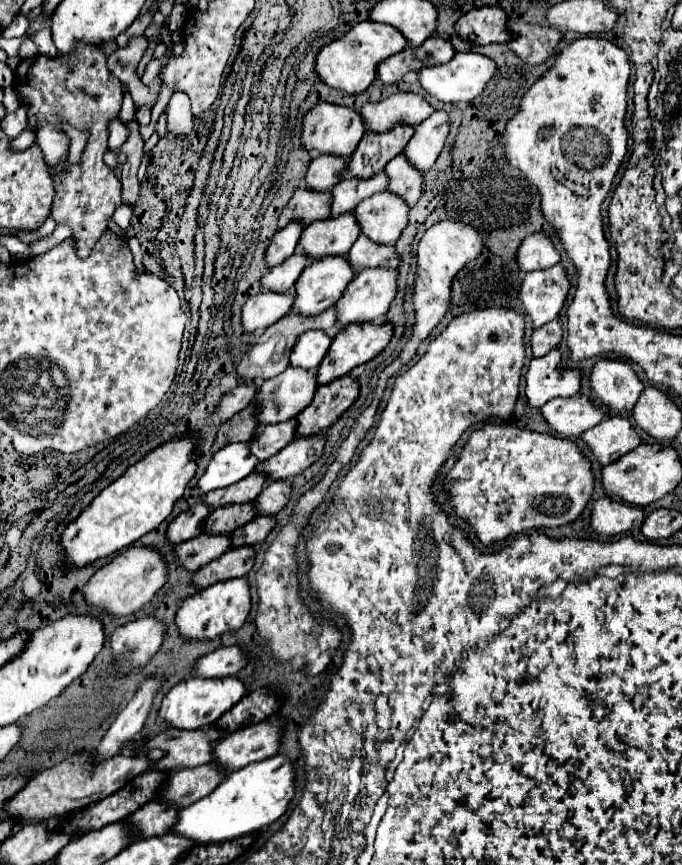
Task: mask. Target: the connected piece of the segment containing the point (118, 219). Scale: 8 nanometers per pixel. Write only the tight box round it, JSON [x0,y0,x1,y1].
[112,203,133,231]

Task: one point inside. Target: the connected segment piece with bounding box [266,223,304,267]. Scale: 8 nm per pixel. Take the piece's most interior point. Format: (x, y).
(283, 245)

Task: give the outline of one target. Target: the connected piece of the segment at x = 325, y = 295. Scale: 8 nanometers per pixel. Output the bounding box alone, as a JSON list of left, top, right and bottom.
[294,257,354,315]

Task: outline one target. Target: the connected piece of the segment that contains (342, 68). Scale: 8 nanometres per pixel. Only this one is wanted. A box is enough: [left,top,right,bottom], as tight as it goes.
[316,21,408,95]

